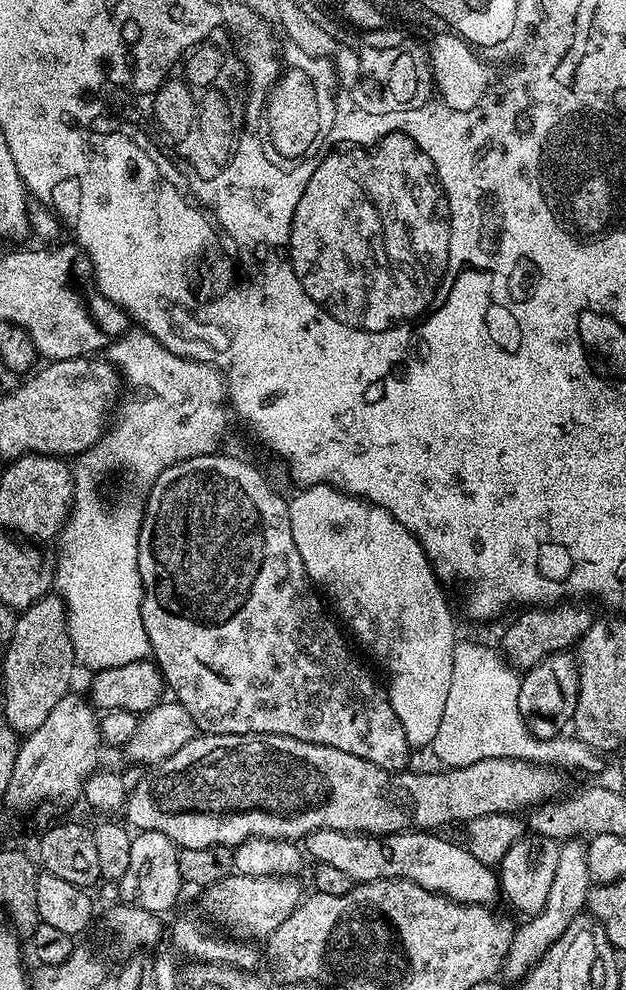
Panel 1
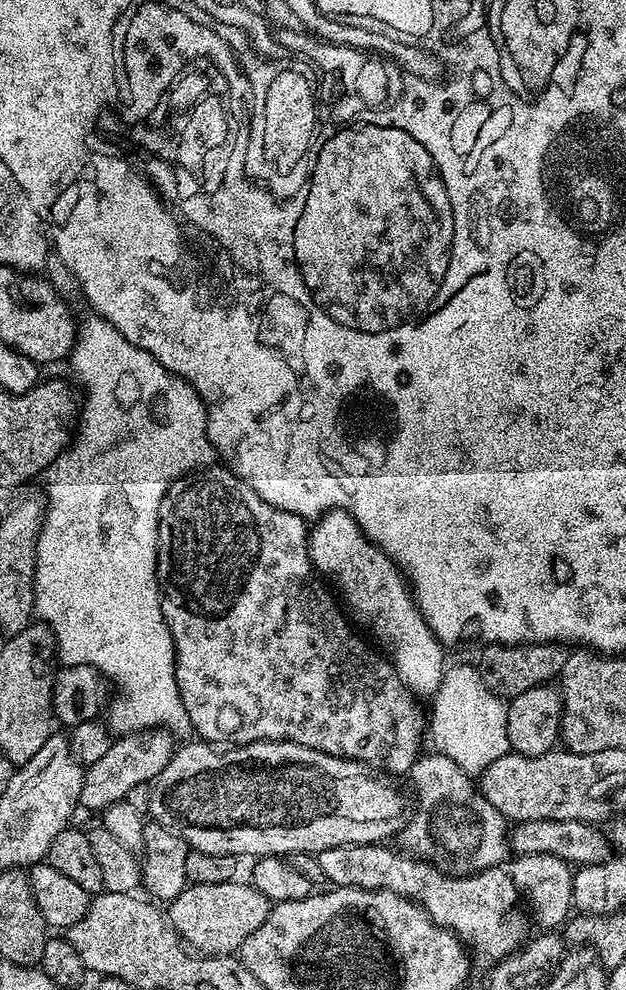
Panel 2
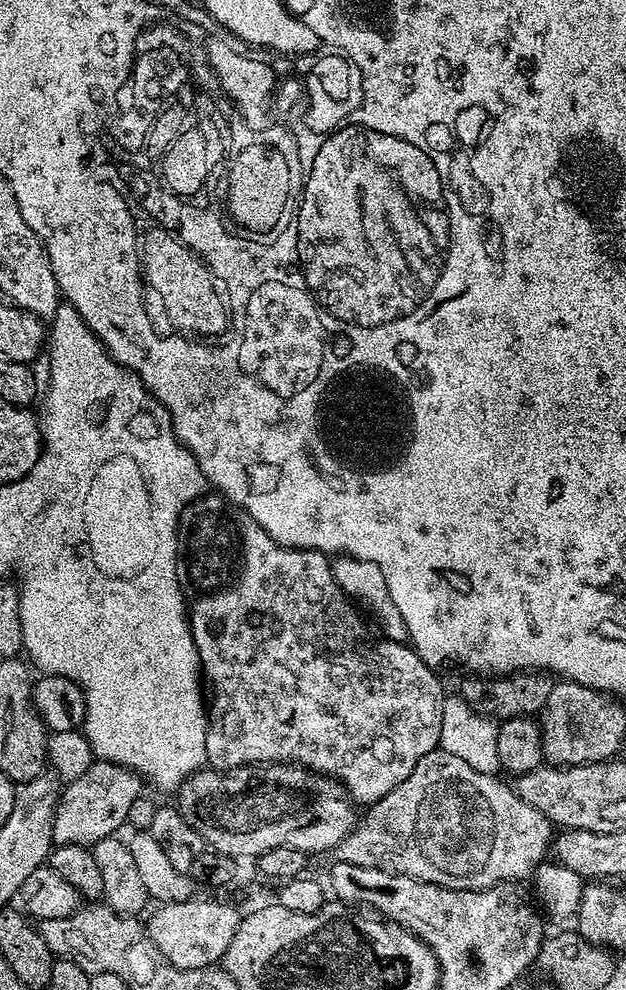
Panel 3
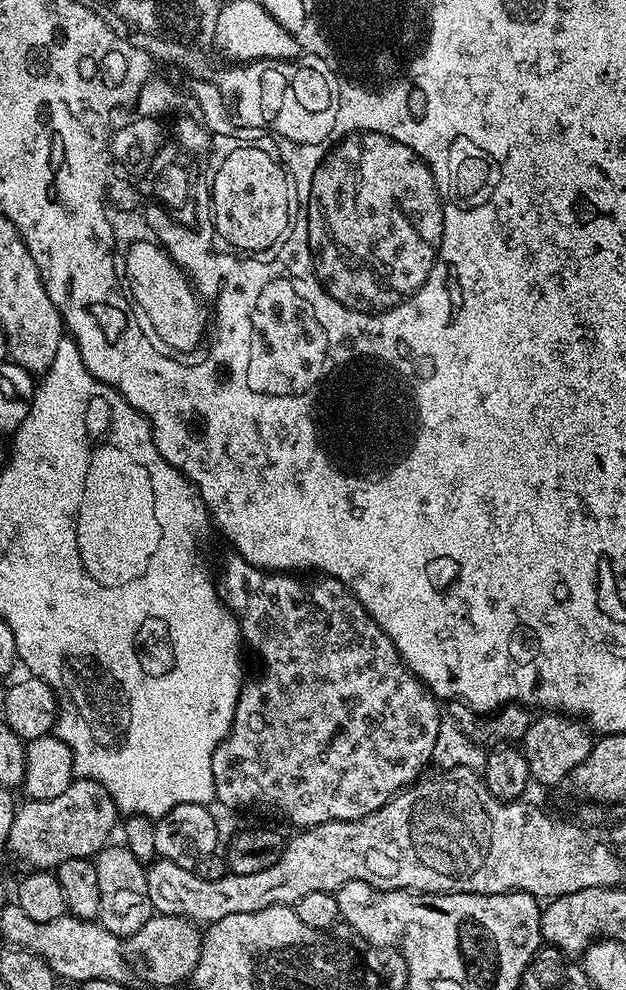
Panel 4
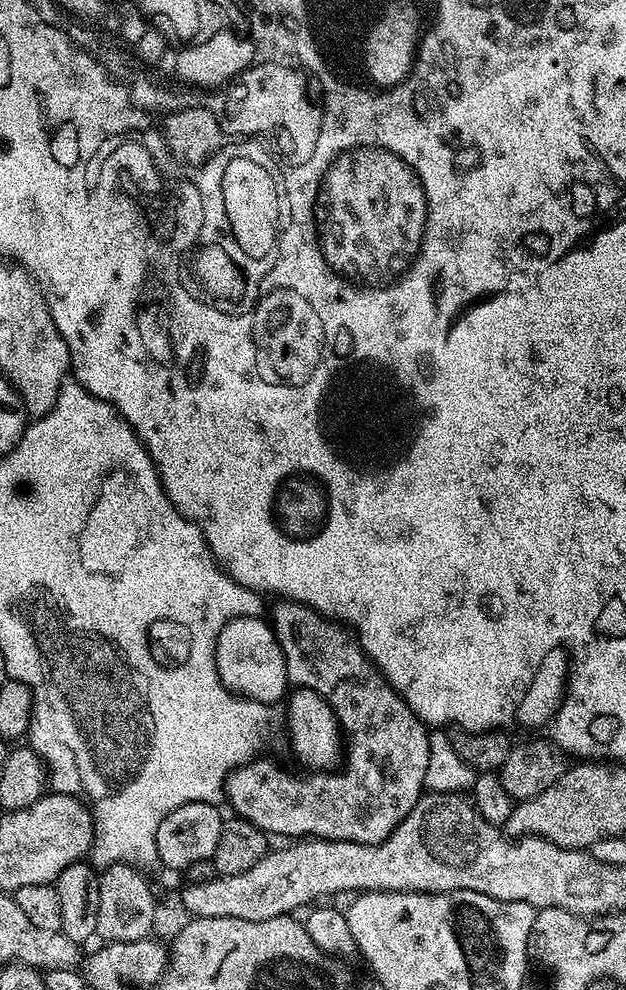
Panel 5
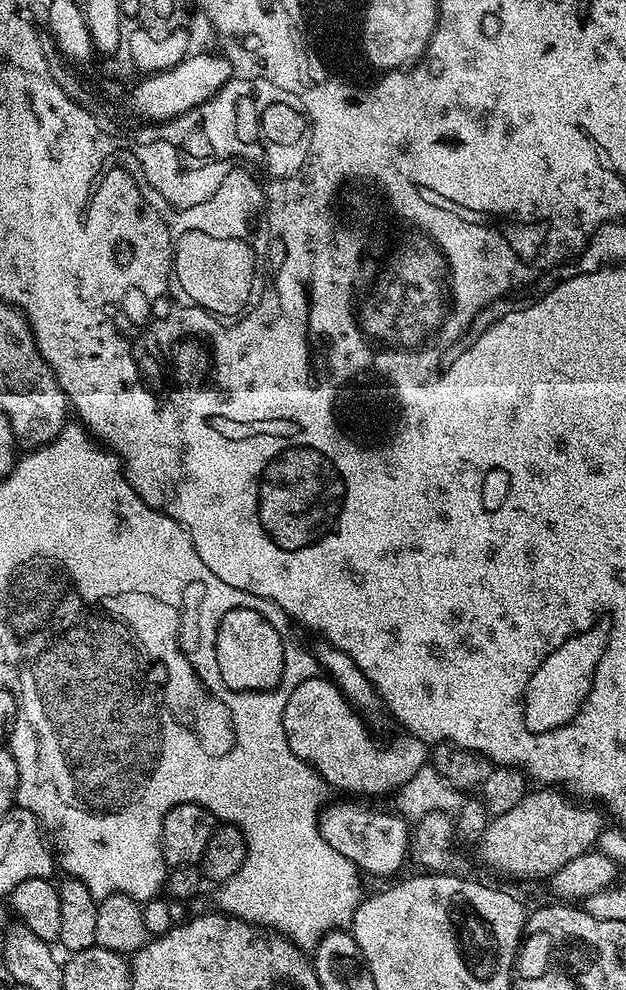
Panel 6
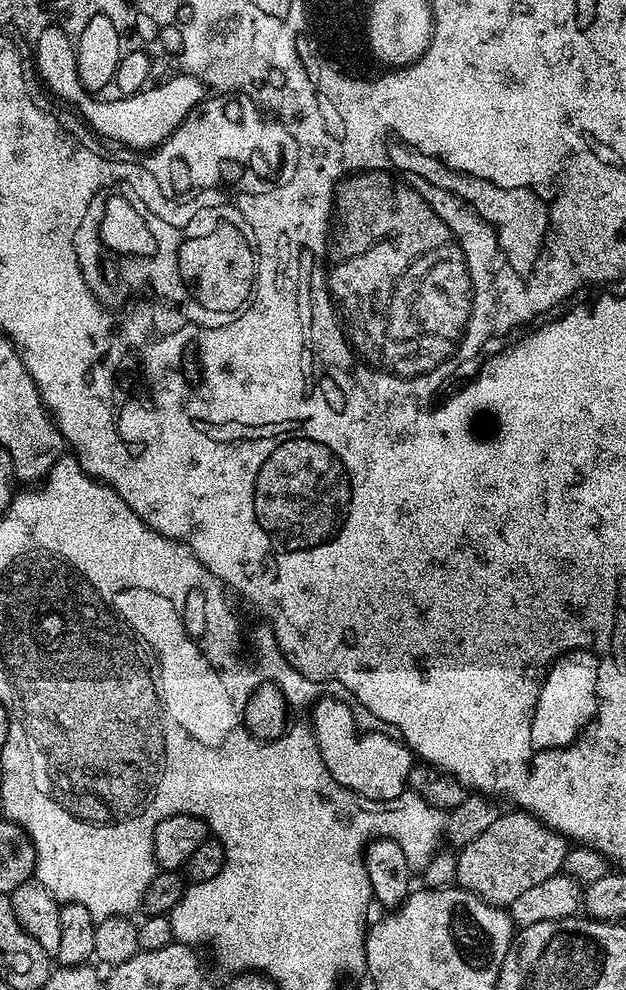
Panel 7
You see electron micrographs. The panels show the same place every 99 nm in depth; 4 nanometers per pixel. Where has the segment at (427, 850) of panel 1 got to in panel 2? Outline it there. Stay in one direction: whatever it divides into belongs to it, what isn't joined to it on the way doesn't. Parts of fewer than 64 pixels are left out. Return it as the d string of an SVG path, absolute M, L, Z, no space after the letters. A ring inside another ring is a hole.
M384 842L334 846L315 853L315 858L318 866L322 866L322 874L329 885L393 892L413 900L435 924L447 928L460 939L475 967L477 964L485 970L491 969L524 947L530 936L530 916L508 870L503 867L487 868L470 876L453 876L427 860L418 860L403 850L388 846Z

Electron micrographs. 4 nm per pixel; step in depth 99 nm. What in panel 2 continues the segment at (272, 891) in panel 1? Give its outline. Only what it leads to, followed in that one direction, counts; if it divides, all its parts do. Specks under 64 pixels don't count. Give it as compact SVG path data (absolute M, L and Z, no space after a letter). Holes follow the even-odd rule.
M222 882L218 886L188 884L171 901L166 915L189 949L206 956L231 956L266 922L270 902L251 883Z

